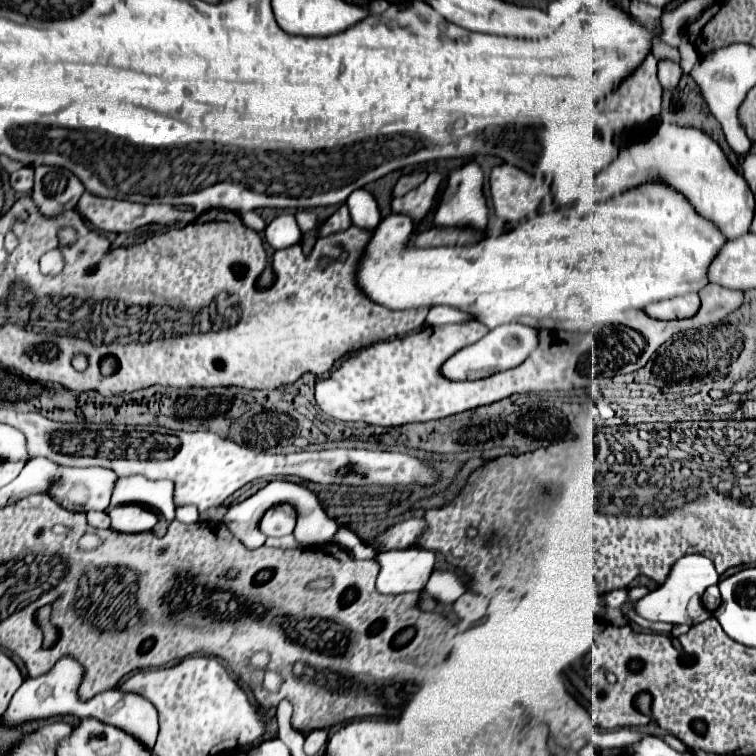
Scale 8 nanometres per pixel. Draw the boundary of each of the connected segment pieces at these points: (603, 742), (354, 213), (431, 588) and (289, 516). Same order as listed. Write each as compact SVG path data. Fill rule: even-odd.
M621 728L621 730L613 730L613 732L601 732L597 734L591 744L595 744L597 748L623 748L629 746L633 742L637 742L643 734L639 730L633 728Z
M355 190L349 198L347 198L347 206L349 206L349 214L351 214L351 222L359 228L377 228L381 216L379 216L379 208L375 198L367 192L367 190Z
M435 570L429 578L429 584L425 588L425 592L435 598L437 602L443 602L443 604L453 604L463 592L467 590L467 586L463 584L463 580L453 574L453 572L441 572L441 570Z
M279 504L267 510L267 514L261 518L259 528L265 536L287 536L293 532L297 522L297 512L289 504Z

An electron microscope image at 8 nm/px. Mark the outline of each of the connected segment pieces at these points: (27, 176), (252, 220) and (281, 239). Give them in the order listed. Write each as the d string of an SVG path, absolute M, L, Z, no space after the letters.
M25 166L25 168L17 170L17 172L13 172L11 178L9 178L9 182L11 182L11 188L15 192L29 194L31 192L31 186L33 186L33 168L27 168Z
M254 211L242 213L240 216L246 227L250 227L251 229L259 232L264 231L266 228L265 221Z
M281 214L281 216L273 218L267 224L265 236L267 236L269 246L273 246L273 248L289 248L289 246L301 242L301 230L299 230L293 214Z

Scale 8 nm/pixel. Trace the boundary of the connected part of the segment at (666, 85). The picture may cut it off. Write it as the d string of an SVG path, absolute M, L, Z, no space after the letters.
M659 62L659 82L663 86L663 90L667 92L675 92L679 86L683 72L679 68L679 64L673 62Z

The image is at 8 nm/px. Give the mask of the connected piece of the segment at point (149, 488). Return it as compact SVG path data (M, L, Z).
M143 476L119 478L109 510L121 508L121 504L141 504L141 508L149 508L157 516L171 522L175 518L173 482L169 480L151 482Z

